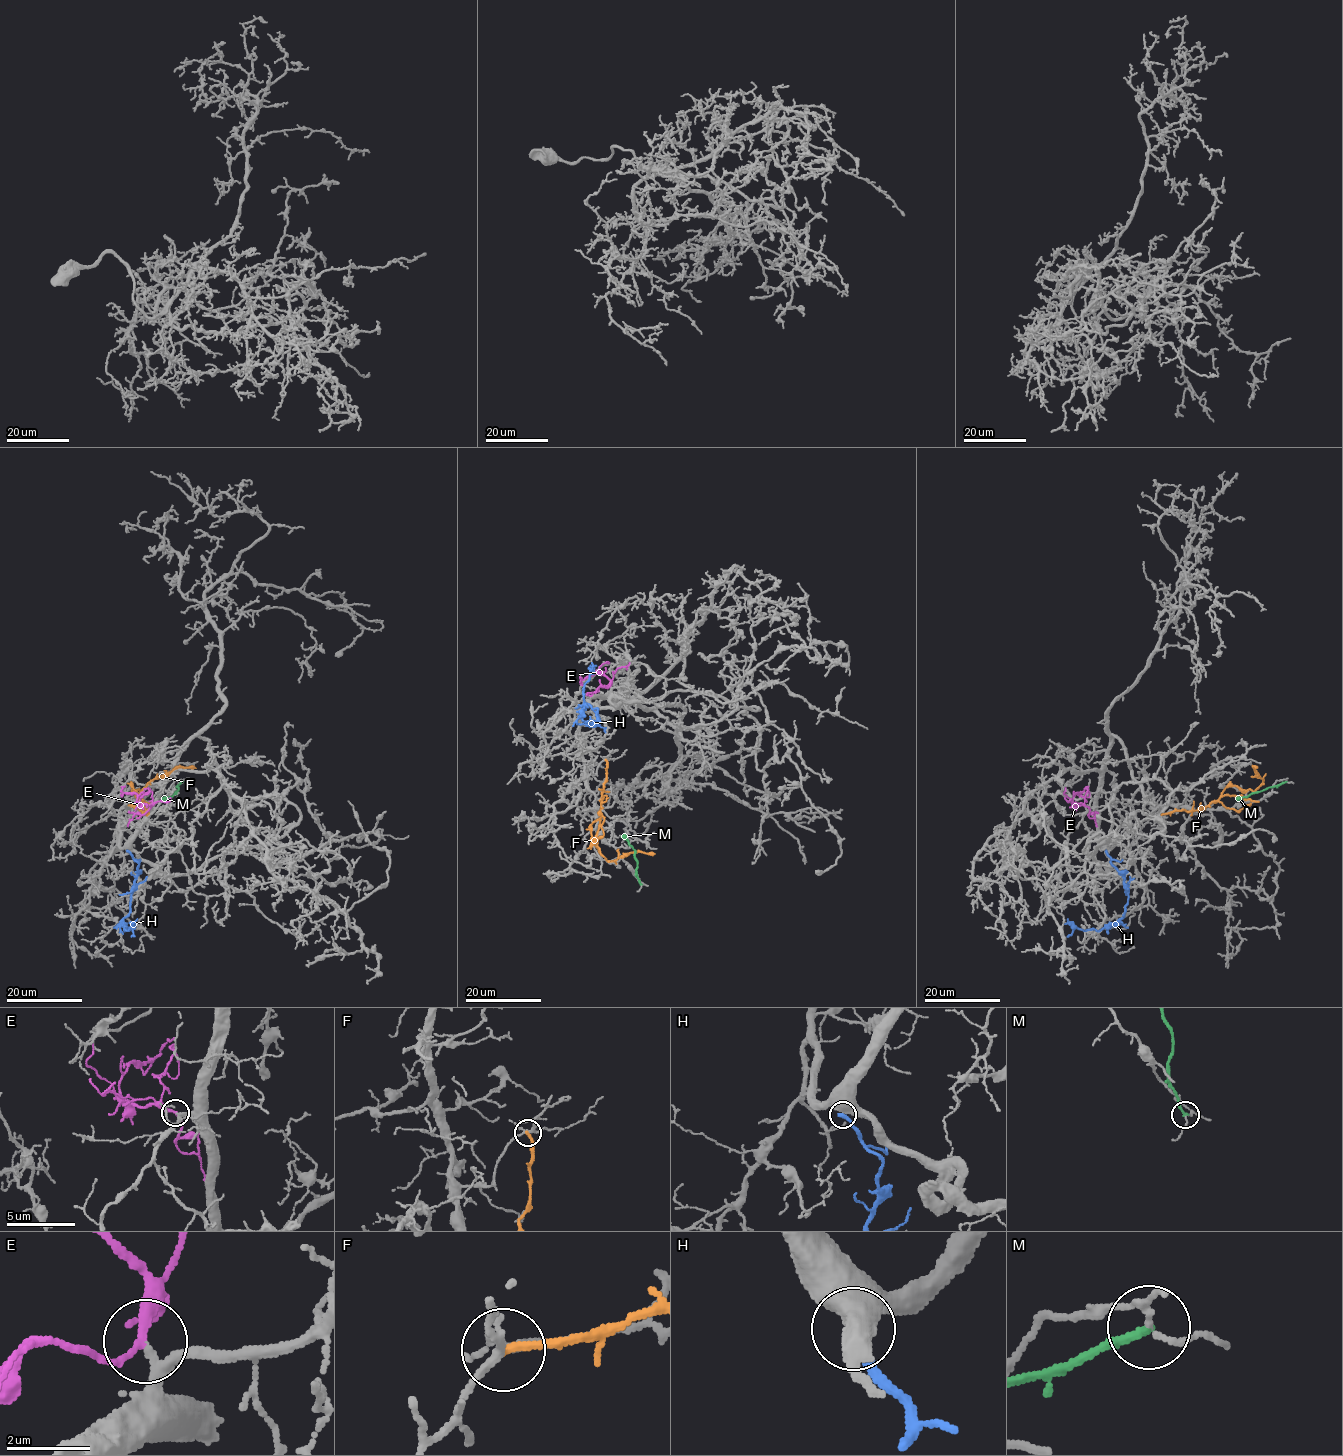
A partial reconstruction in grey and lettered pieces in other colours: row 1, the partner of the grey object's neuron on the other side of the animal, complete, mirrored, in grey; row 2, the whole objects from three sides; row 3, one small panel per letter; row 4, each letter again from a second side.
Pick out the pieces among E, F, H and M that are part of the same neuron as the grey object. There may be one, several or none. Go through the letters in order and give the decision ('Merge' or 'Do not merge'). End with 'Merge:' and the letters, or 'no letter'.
E: Do not merge
F: Do not merge
H: Do not merge
M: Do not merge
Merge: no letter

